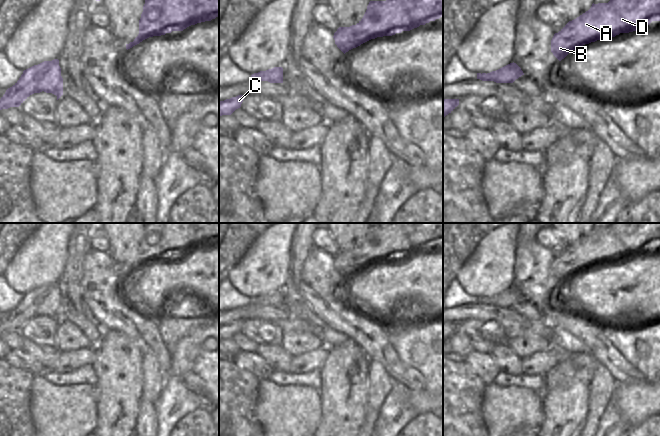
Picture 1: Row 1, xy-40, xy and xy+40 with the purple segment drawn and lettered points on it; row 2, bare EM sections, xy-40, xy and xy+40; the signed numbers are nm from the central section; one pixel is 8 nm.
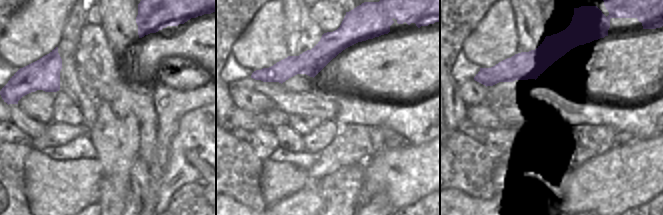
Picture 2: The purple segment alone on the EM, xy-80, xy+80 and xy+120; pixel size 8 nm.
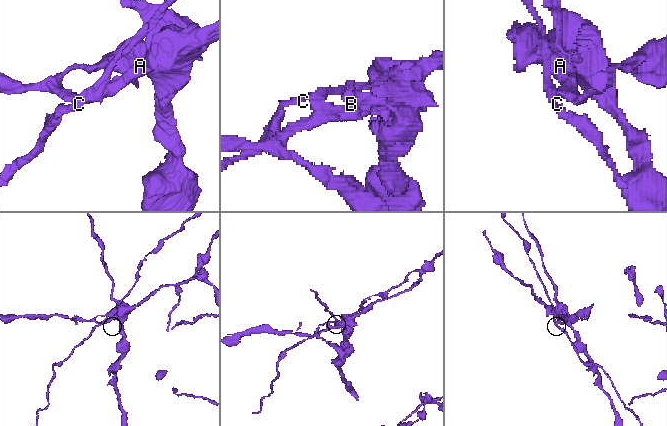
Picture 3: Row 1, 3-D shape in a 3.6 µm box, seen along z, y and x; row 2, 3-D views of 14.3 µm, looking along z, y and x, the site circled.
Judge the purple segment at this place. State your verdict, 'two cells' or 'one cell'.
two cells

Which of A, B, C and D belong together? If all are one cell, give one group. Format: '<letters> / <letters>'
A B D / C

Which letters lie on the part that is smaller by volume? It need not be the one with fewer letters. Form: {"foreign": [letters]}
{"foreign": ["C"]}

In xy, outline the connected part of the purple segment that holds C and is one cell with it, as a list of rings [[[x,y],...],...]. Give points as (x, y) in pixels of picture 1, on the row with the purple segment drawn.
[[[238,95],[230,99],[219,102],[219,117],[222,115],[231,115],[236,109],[241,107],[244,95]]]

